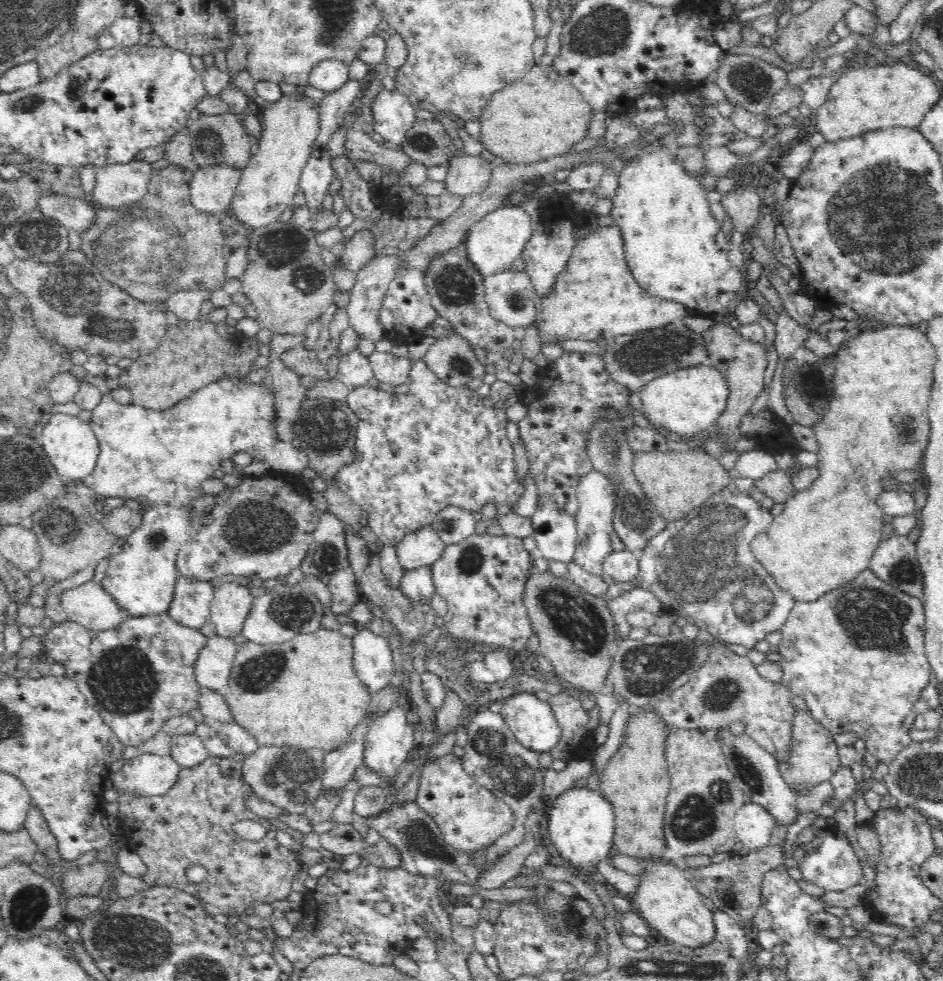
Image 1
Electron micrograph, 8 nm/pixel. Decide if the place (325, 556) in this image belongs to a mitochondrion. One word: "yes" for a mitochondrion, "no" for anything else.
yes

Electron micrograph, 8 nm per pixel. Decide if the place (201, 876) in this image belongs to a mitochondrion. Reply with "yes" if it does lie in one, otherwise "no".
no

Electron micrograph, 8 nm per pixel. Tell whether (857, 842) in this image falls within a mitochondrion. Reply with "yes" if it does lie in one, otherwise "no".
no

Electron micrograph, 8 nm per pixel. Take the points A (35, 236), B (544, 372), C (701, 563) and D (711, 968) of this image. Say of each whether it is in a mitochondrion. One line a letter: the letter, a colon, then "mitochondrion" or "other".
A: mitochondrion
B: other
C: mitochondrion
D: mitochondrion

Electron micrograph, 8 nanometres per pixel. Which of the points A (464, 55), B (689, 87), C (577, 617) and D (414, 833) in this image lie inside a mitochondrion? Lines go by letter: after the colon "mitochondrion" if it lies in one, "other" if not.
A: mitochondrion
B: other
C: mitochondrion
D: mitochondrion

